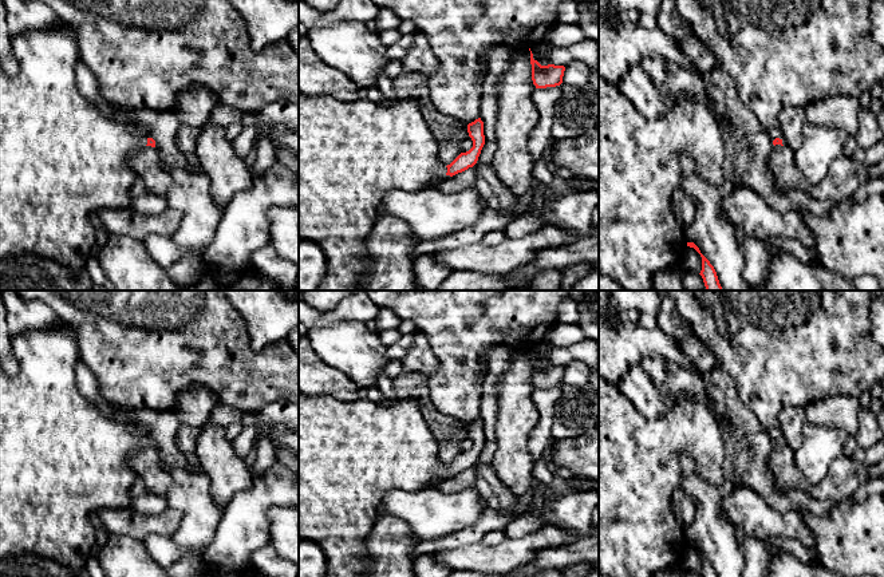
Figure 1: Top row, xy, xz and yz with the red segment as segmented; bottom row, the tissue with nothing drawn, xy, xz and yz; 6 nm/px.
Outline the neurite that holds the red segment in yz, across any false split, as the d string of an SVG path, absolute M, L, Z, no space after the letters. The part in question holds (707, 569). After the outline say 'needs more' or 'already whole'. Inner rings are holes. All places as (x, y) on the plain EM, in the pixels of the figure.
M687 542L687 546L694 548L702 557L702 577L718 577L714 566L710 564L710 561L701 553L699 548L694 542Z | already whole

